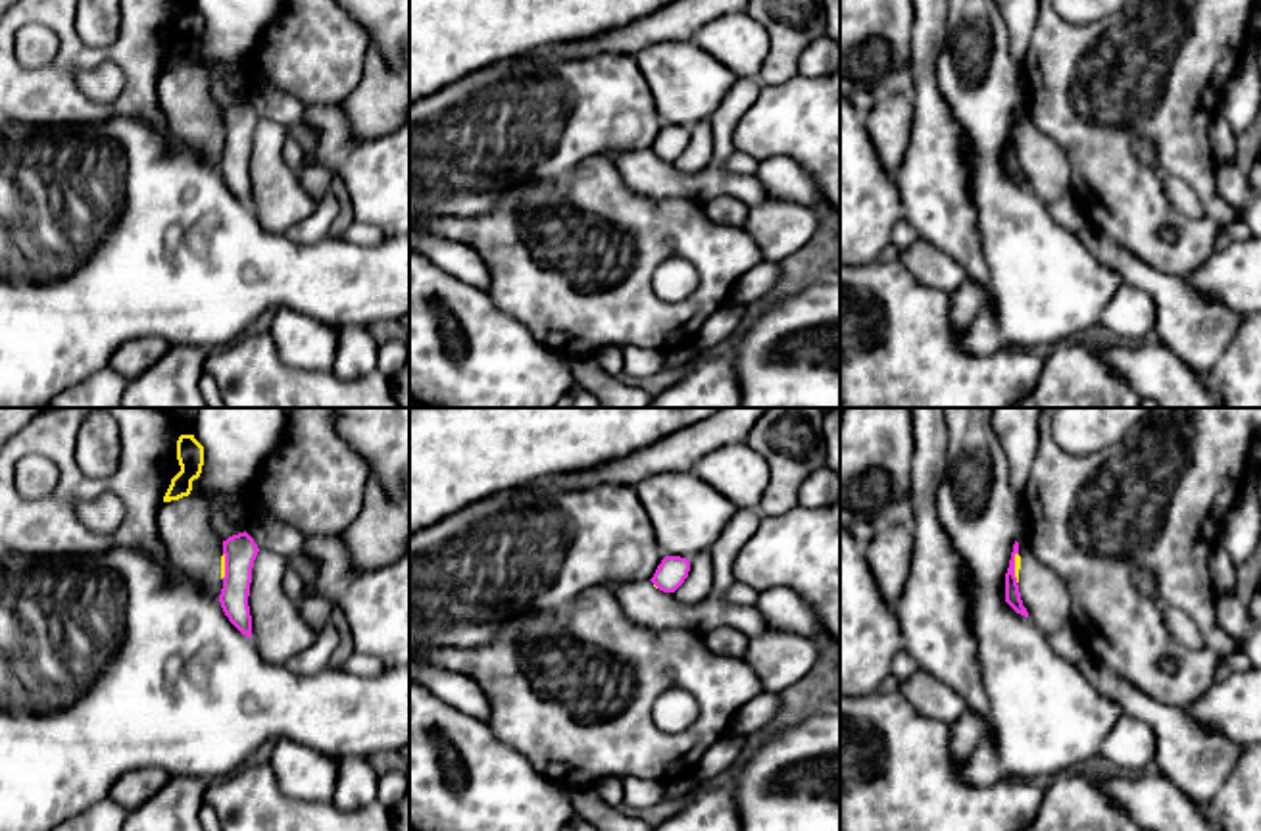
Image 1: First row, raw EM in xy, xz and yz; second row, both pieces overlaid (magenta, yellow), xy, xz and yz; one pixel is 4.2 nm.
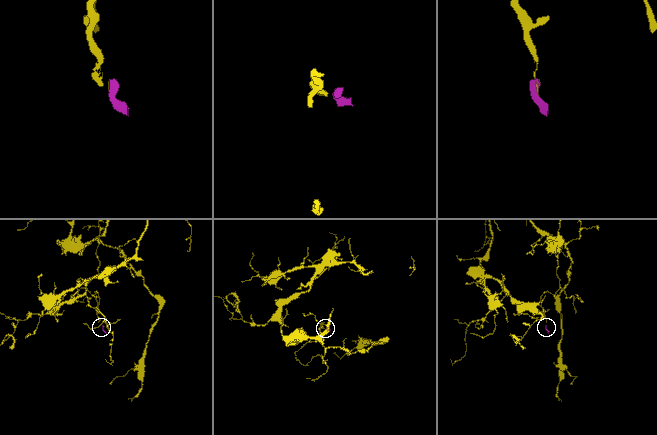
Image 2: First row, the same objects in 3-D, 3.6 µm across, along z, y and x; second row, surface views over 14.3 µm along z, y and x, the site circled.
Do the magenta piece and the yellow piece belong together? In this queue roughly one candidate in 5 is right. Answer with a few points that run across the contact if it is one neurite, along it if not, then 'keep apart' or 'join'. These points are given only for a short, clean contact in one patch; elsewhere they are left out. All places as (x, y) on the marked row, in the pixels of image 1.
line yz (1015, 553), (1017, 581); keep apart

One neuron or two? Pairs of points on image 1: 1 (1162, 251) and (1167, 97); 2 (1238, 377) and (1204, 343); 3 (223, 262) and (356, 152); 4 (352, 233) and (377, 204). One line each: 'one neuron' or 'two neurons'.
1: one neuron
2: two neurons
3: two neurons
4: two neurons

